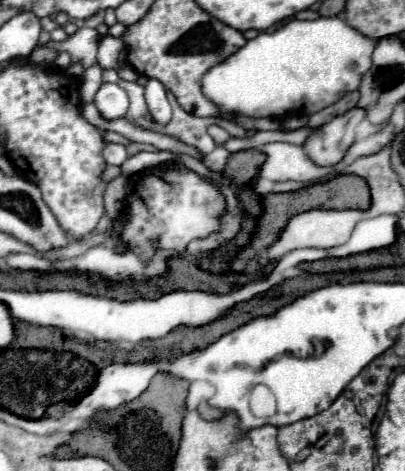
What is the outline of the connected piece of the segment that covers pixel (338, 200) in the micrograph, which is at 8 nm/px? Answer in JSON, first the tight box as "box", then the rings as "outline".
{"box":[231,176,370,273],"outline":[[[336,176],[332,180],[326,180],[326,182],[318,182],[318,184],[312,184],[308,188],[300,188],[296,192],[284,192],[284,194],[266,194],[262,196],[262,216],[258,218],[258,224],[256,224],[256,234],[254,238],[236,254],[231,263],[233,271],[243,273],[246,271],[246,262],[254,256],[254,252],[258,254],[260,250],[264,250],[266,246],[270,246],[278,234],[282,232],[284,224],[288,222],[290,216],[294,214],[300,214],[300,212],[306,212],[310,208],[324,208],[324,210],[346,210],[346,208],[362,208],[366,210],[370,206],[370,190],[368,190],[368,184],[358,178],[358,176]]]}

